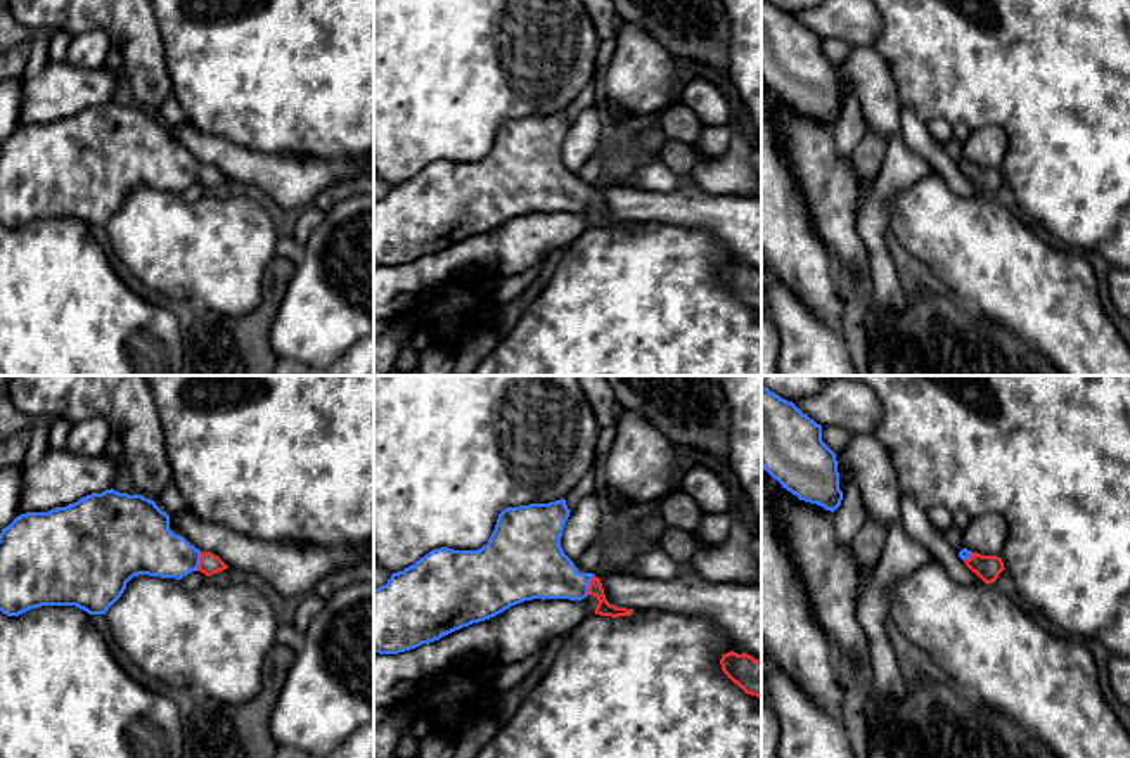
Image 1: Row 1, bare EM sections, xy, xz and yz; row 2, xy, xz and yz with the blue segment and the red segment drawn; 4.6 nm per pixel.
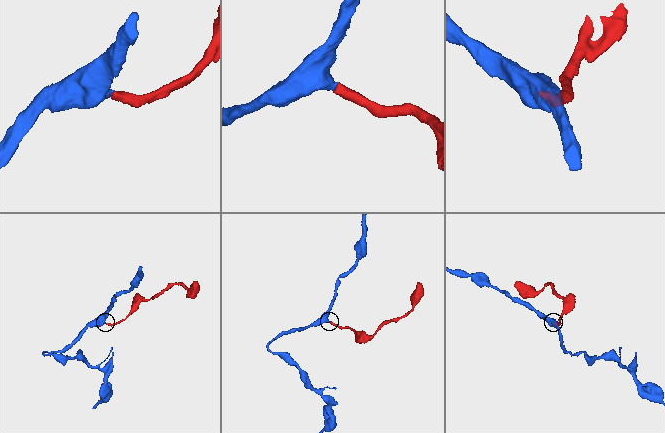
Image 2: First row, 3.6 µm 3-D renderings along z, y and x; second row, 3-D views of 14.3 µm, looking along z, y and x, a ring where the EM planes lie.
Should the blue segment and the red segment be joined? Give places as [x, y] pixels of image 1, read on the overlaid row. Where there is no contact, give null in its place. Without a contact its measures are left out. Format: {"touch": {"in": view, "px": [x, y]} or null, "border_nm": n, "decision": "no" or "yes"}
{"touch": {"in": "xz", "px": [589, 584]}, "border_nm": 100, "decision": "yes"}

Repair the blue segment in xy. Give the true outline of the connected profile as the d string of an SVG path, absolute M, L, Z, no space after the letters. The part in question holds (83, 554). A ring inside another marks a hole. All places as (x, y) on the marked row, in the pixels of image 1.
M106 490L48 512L17 516L0 533L0 611L19 616L42 606L76 606L106 614L138 575L182 580L192 571L206 576L228 566L201 552L170 530L170 516L142 495Z

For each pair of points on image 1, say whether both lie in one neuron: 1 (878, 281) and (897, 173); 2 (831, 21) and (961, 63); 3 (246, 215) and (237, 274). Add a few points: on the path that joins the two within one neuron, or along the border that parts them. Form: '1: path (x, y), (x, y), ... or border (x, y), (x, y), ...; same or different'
1: path (878, 255), (876, 211), (881, 199); same
2: border (881, 18), (881, 28), (871, 45); different
3: path (237, 229), (237, 260); same

